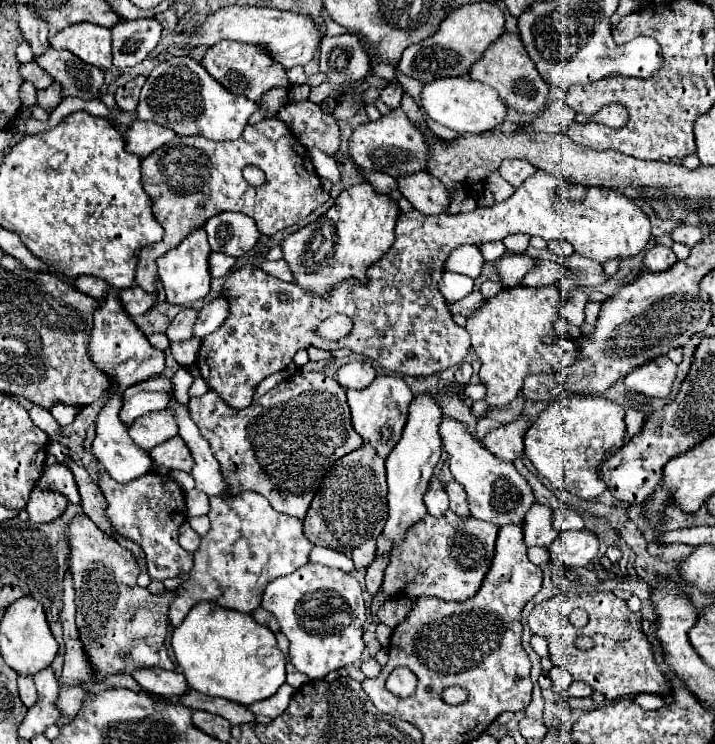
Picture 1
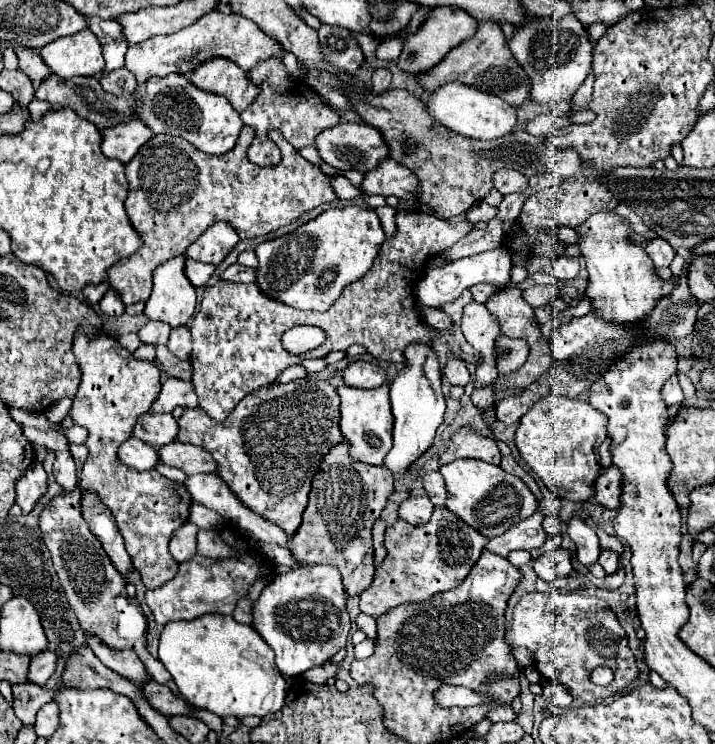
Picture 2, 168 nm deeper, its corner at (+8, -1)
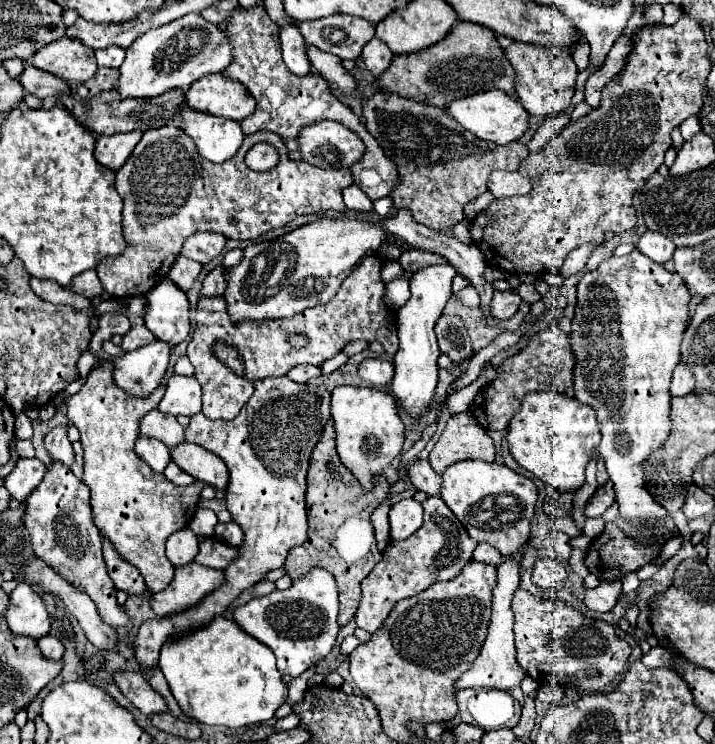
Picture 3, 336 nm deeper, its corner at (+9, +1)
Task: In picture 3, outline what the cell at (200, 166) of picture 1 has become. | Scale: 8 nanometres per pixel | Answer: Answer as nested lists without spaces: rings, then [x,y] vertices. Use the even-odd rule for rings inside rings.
[[[167,124],[161,128],[153,128],[143,134],[125,166],[119,168],[115,174],[115,190],[123,198],[123,238],[127,242],[127,248],[119,256],[103,258],[95,270],[103,288],[111,296],[145,296],[153,286],[165,280],[171,264],[183,248],[183,242],[191,234],[215,232],[233,240],[255,240],[273,228],[283,228],[299,214],[317,214],[327,210],[343,214],[345,204],[341,192],[351,184],[353,176],[349,168],[321,170],[307,162],[289,160],[285,144],[279,136],[273,136],[273,132],[257,132],[257,136],[247,136],[241,146],[241,152],[237,152],[233,160],[215,164],[205,160],[197,152],[193,140],[177,126]],[[257,142],[267,142],[279,152],[279,164],[269,172],[255,172],[245,164],[245,154]]]

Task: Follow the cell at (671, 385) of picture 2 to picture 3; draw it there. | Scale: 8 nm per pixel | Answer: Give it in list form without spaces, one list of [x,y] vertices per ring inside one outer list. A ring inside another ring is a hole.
[[[677,364],[673,370],[673,380],[671,380],[671,396],[685,396],[693,392],[695,388],[695,376],[685,364]]]

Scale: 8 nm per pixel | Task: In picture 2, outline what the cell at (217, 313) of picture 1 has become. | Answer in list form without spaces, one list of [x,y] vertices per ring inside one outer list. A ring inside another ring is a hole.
[[[188,326],[172,328],[170,340],[168,340],[168,350],[174,356],[182,358],[182,360],[188,360],[190,358],[190,352],[192,352],[192,336],[190,336],[190,328]]]

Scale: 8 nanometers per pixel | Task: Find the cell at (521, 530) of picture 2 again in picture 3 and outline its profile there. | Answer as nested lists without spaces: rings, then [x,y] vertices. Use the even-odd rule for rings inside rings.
[[[479,544],[475,548],[475,552],[473,552],[473,560],[497,566],[497,564],[501,564],[501,554],[493,546],[489,546],[489,544]]]

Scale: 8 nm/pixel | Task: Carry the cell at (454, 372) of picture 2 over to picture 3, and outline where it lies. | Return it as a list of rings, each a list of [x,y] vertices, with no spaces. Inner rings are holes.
[[[443,314],[435,324],[435,334],[439,342],[439,350],[451,358],[451,362],[459,362],[471,358],[471,340],[465,328],[465,322],[459,316]]]

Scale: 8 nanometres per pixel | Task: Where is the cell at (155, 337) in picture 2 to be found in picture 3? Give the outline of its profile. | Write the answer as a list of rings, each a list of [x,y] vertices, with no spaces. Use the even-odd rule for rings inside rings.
[[[141,324],[141,326],[133,326],[133,328],[123,336],[121,348],[123,348],[125,352],[133,352],[133,350],[137,350],[137,348],[143,348],[143,346],[155,342],[155,340],[157,340],[157,338],[145,328],[145,324]]]

